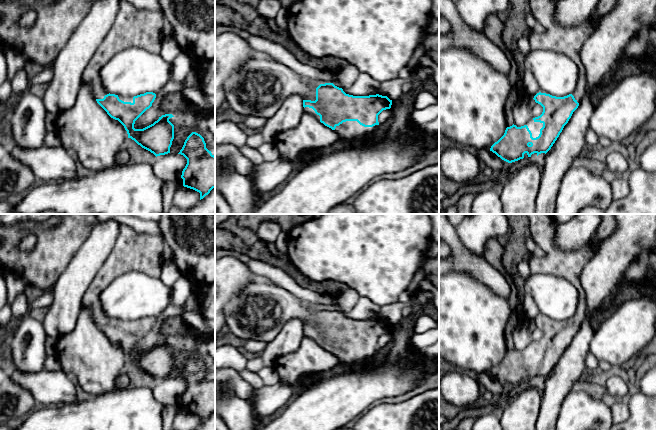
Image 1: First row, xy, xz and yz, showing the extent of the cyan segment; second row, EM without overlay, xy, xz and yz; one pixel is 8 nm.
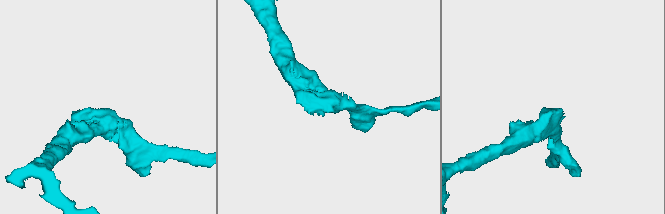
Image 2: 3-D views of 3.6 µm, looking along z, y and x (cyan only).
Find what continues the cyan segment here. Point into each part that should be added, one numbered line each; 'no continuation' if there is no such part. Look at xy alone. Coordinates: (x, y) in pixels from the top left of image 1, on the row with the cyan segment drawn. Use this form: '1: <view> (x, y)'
1: xy (124, 98)

